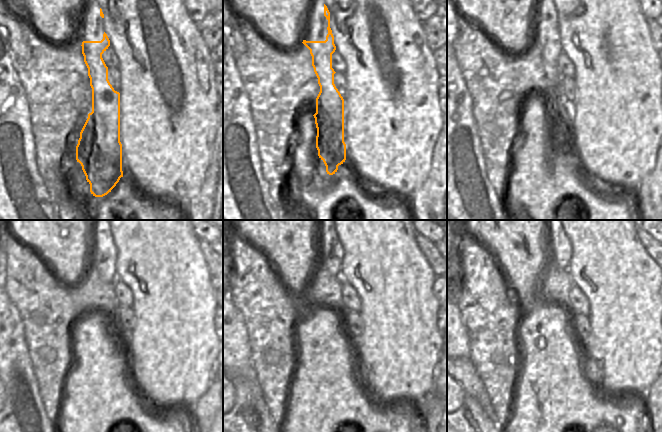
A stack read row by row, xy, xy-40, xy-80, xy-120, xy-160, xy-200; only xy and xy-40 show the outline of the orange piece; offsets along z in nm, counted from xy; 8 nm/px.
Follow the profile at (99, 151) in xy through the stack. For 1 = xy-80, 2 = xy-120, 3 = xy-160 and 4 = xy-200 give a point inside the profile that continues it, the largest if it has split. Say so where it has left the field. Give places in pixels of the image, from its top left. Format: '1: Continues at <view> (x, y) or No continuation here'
1: Continues at xy-80 (557, 112)
2: Continues at xy-120 (107, 270)
3: Continues at xy-160 (334, 255)
4: Continues at xy-200 (560, 255).

